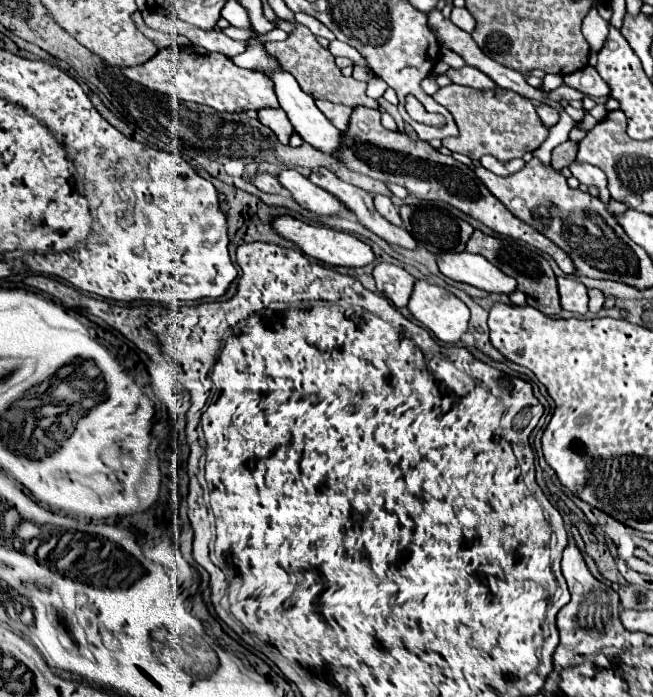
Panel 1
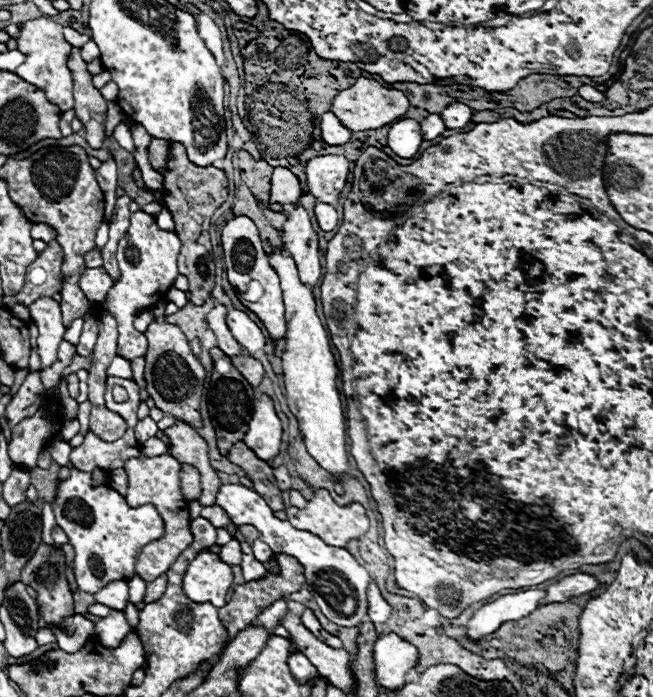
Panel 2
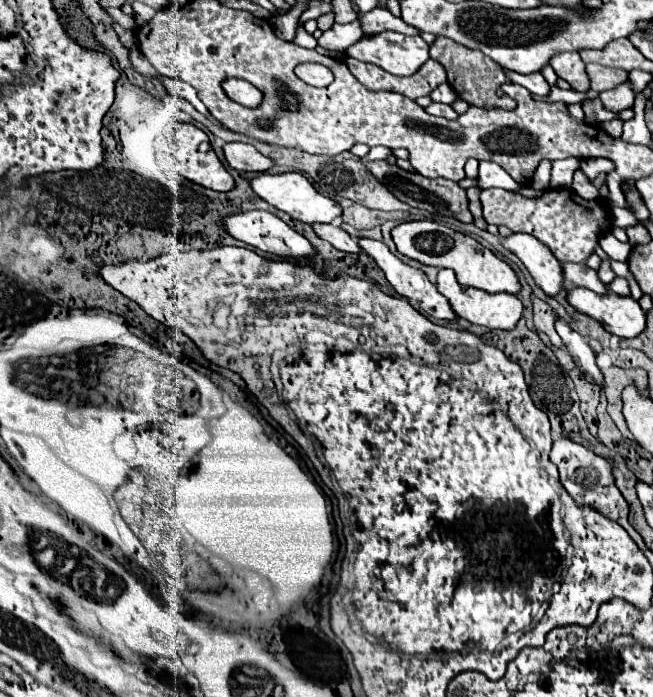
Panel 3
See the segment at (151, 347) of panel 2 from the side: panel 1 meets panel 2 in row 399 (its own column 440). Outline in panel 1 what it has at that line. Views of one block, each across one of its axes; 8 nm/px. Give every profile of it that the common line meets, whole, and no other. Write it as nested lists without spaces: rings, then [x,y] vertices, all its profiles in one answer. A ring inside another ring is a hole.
[[[364,106],[354,108],[354,112],[350,116],[348,130],[344,130],[344,134],[342,134],[340,162],[346,164],[350,170],[370,176],[370,178],[376,178],[384,184],[400,184],[408,190],[408,194],[412,194],[420,200],[442,200],[442,202],[462,210],[464,214],[476,218],[478,222],[482,222],[490,230],[510,236],[510,238],[516,238],[516,240],[522,240],[522,242],[550,254],[564,274],[576,272],[568,254],[562,252],[554,242],[550,242],[538,230],[520,222],[516,216],[508,214],[508,210],[504,210],[504,206],[500,206],[500,202],[496,202],[494,194],[490,190],[486,190],[480,180],[476,180],[474,170],[470,166],[458,162],[452,156],[440,154],[434,146],[430,146],[430,142],[420,140],[420,138],[412,138],[406,130],[402,130],[402,132],[400,130],[386,130],[380,124],[378,110],[364,108]]]

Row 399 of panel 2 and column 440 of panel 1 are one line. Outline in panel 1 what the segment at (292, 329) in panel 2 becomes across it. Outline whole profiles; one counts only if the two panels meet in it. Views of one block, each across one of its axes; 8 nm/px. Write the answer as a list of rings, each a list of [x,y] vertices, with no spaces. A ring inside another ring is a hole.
[[[426,280],[416,282],[408,310],[424,328],[446,344],[460,342],[462,334],[468,330],[468,306],[446,288],[428,284]]]

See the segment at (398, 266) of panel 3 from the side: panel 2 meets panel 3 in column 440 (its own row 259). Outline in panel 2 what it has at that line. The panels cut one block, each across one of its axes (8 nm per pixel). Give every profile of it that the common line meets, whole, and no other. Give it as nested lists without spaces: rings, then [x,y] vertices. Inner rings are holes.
[[[296,206],[290,218],[284,222],[284,246],[290,250],[302,282],[314,286],[320,280],[320,248],[318,248],[318,234],[312,228],[312,216],[306,208]]]

